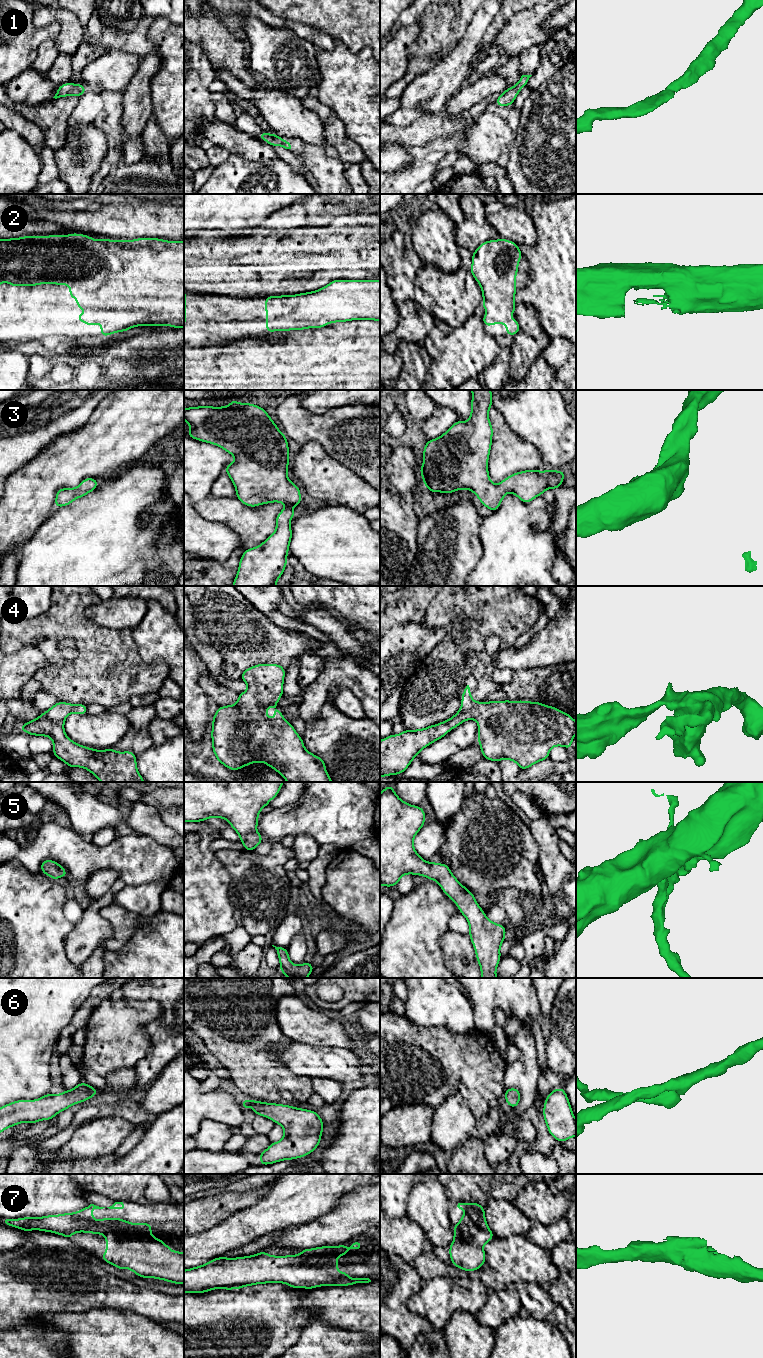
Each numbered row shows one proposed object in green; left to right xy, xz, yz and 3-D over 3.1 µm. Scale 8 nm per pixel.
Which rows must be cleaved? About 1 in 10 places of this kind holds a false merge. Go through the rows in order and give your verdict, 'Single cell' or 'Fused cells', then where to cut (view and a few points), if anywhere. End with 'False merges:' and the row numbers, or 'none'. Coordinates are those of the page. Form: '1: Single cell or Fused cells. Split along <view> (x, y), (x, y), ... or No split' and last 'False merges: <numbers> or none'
1: Single cell. No split
2: Single cell. No split
3: Single cell. No split
4: Single cell. No split
5: Single cell. No split
6: Single cell. No split
7: Single cell. No split
False merges: none

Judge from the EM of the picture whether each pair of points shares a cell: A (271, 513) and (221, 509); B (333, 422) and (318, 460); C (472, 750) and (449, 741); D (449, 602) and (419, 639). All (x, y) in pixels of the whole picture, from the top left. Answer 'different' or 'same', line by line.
A: same
B: different
C: different
D: different

